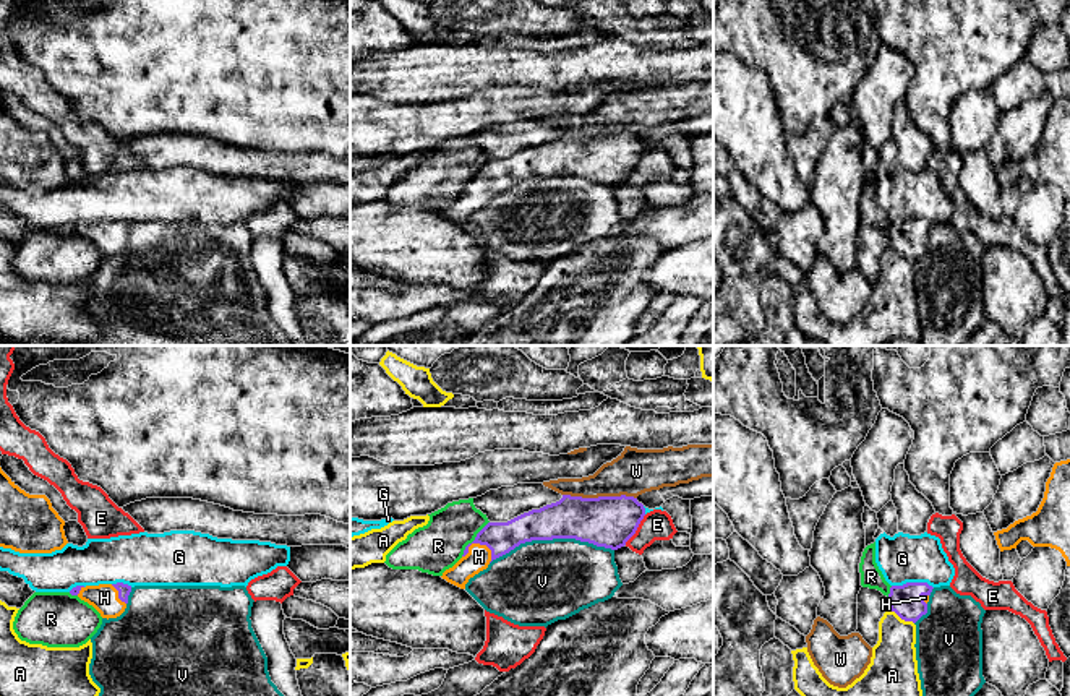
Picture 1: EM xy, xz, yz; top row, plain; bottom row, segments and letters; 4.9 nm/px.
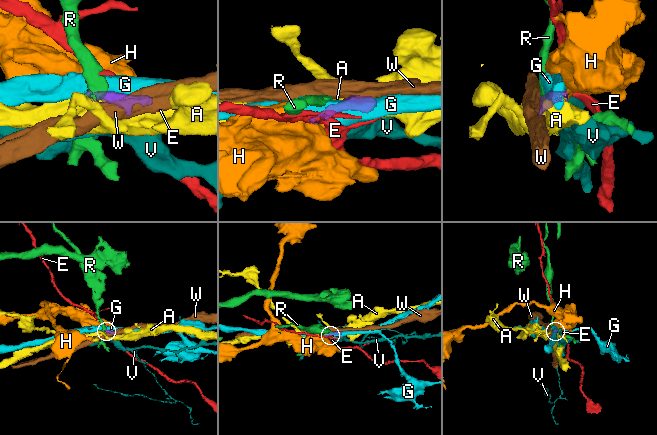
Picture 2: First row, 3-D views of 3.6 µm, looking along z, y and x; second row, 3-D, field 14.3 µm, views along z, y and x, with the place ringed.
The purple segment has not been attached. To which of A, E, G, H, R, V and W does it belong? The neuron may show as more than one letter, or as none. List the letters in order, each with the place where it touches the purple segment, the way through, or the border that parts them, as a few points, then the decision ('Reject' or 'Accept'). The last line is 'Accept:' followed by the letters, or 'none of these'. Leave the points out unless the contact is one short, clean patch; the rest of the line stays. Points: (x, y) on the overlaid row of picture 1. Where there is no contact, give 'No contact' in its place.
A: Touches purple at yz (902, 618). Reject
E: Touches purple at xz (636, 529). Boundary: xz (646, 515), (636, 532), (624, 544). Reject
G: Touches purple at yz (913, 583). Reject
H: Touches purple at xz (475, 542). Path across: xz (501, 537), (492, 542), (475, 542), (479, 557). Accept
R: Touches purple at xz (475, 539). Boundary: xz (488, 521), (461, 555). Reject
V: Touches purple at xz (552, 539). Reject
W: Touches purple at xz (600, 497). Reject
Accept: H

